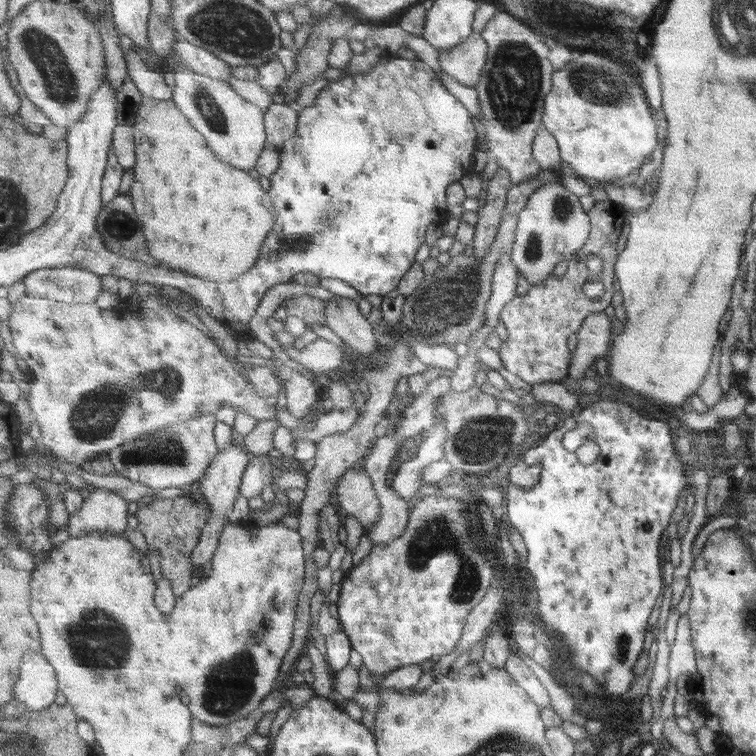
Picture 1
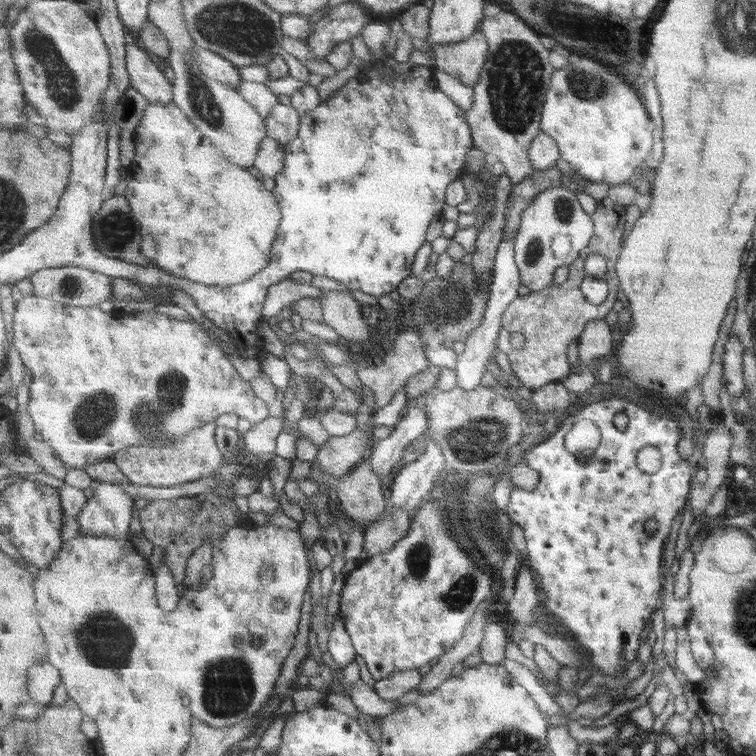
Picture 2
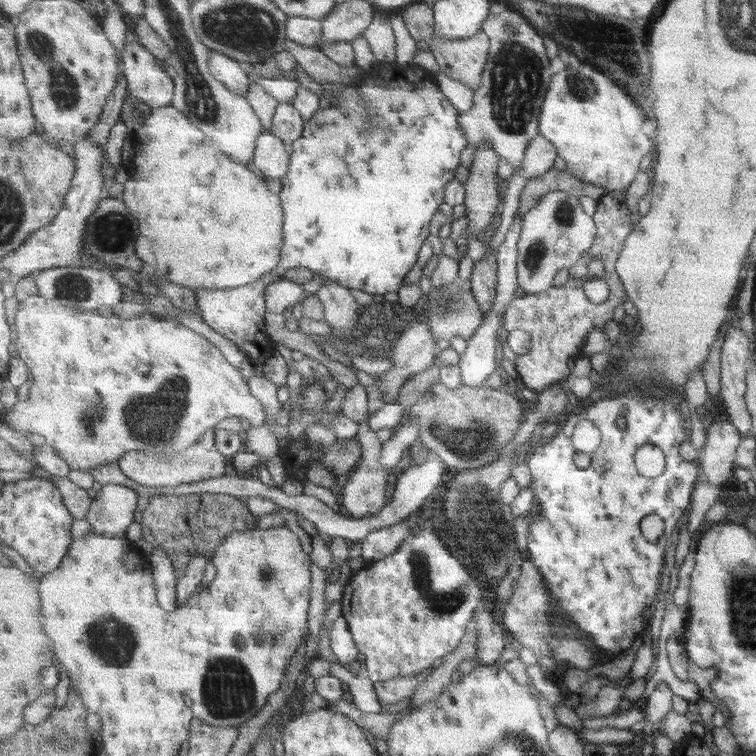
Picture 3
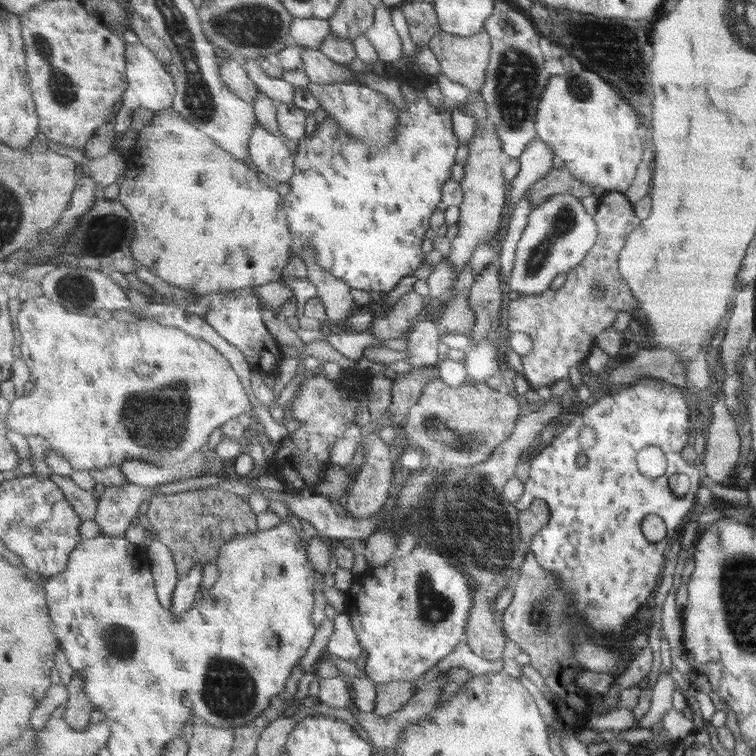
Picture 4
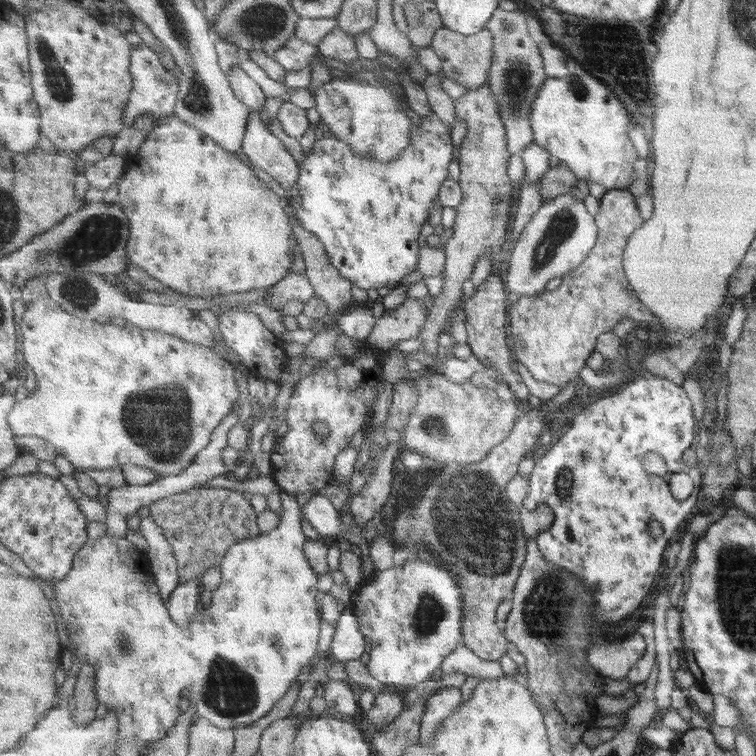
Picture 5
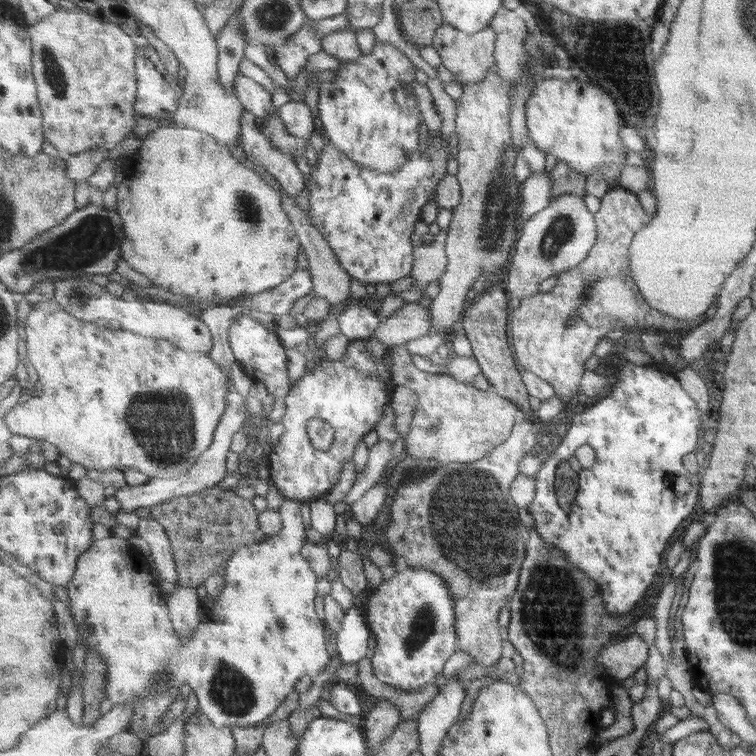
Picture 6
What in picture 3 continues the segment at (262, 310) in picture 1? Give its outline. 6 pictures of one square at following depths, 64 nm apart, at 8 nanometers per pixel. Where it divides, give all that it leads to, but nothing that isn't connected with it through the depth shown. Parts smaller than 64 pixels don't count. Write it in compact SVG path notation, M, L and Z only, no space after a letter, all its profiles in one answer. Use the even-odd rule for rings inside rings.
M279 279L266 286L266 309L269 312L284 314L286 310L293 309L297 303L303 302L310 294L301 284L289 279Z

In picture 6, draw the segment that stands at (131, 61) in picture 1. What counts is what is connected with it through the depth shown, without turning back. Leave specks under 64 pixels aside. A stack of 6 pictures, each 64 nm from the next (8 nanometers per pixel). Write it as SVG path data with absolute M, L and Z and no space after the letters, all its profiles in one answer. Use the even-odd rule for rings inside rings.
M149 45L137 48L135 56L135 72L137 72L137 99L135 99L135 117L142 116L153 120L169 121L177 113L179 101L184 93L183 82L164 68L156 52Z

